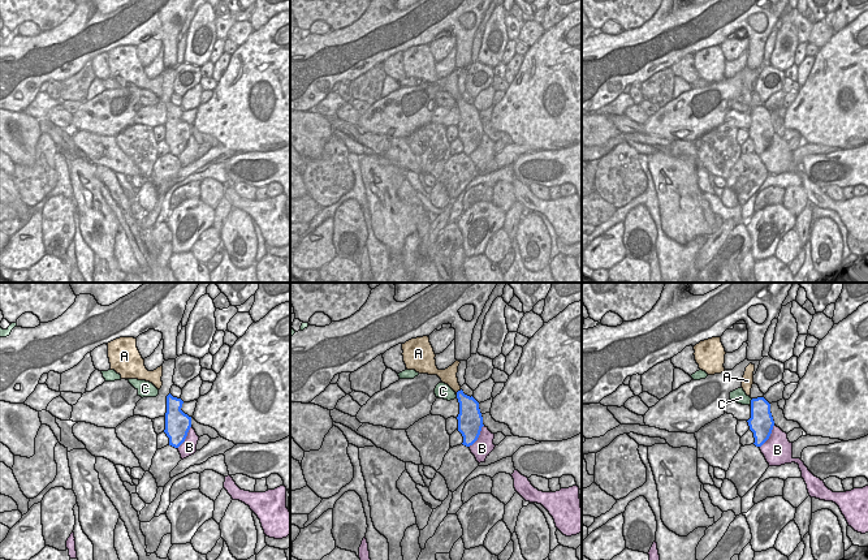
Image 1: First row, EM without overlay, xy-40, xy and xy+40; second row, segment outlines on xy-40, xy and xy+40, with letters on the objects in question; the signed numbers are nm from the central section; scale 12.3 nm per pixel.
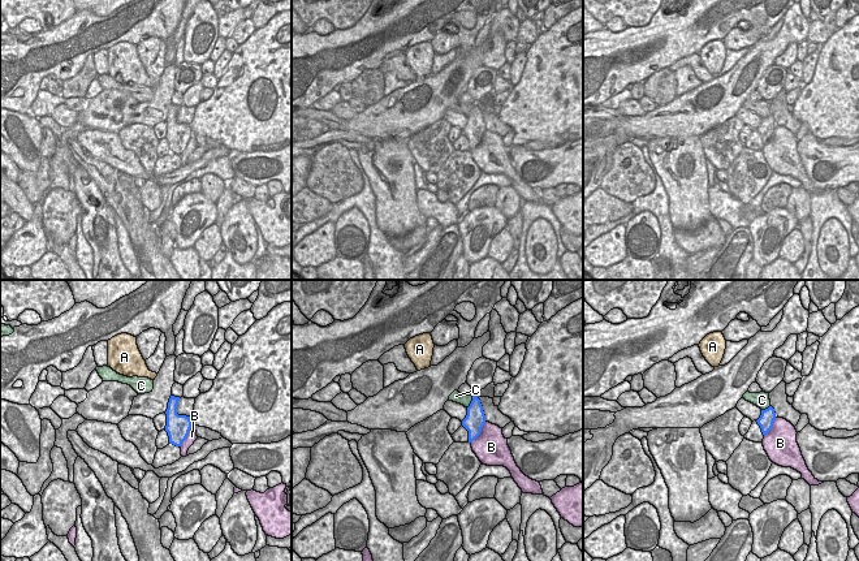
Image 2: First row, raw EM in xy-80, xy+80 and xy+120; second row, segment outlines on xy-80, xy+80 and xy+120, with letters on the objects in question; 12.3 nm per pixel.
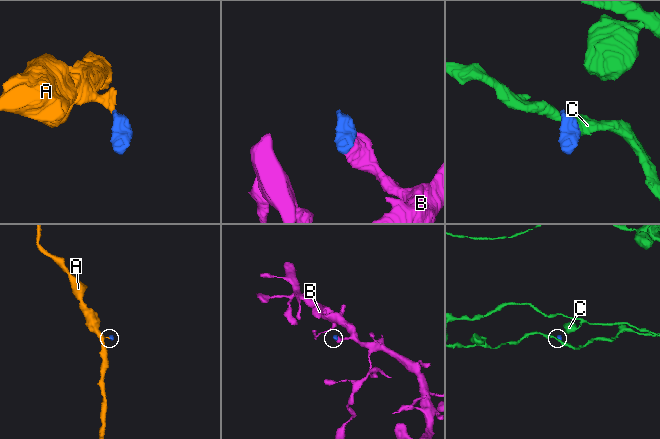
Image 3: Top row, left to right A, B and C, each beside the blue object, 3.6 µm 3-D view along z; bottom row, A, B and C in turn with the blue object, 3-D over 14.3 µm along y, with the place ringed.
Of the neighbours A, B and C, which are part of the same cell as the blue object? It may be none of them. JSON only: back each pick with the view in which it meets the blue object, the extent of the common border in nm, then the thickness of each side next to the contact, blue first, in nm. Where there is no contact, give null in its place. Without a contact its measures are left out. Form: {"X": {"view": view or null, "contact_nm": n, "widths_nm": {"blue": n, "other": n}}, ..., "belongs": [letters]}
{"A": {"view": "xy", "contact_nm": 100, "widths_nm": {"blue": 260, "other": 190}}, "belongs": ["A"]}

